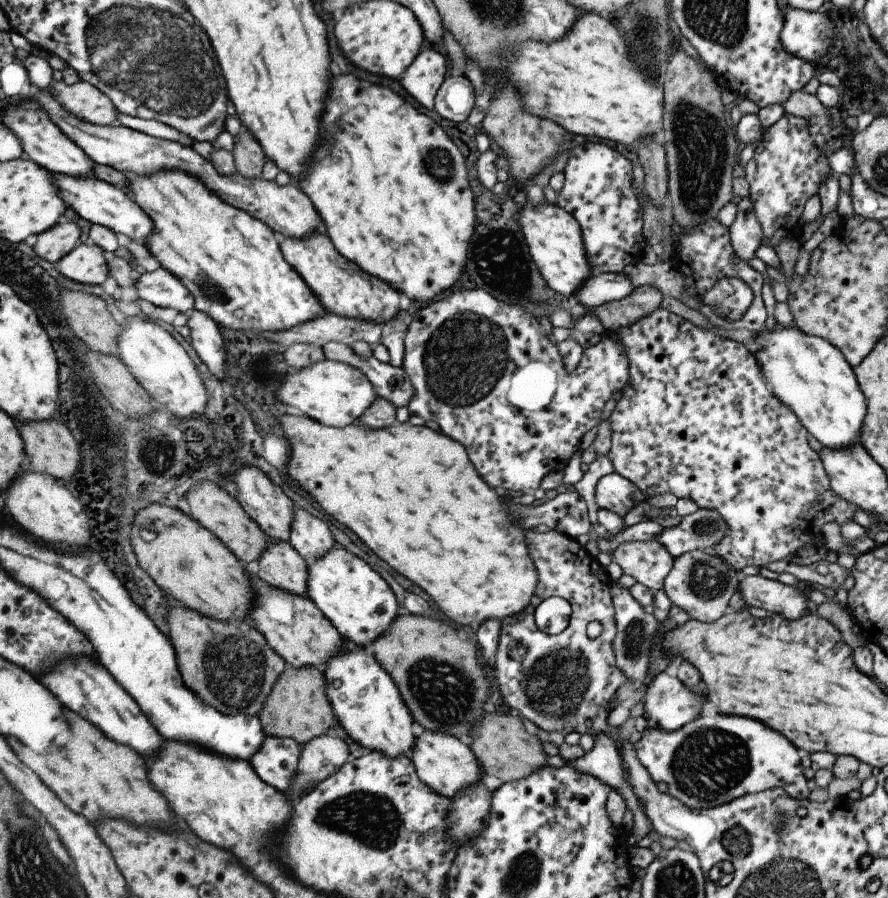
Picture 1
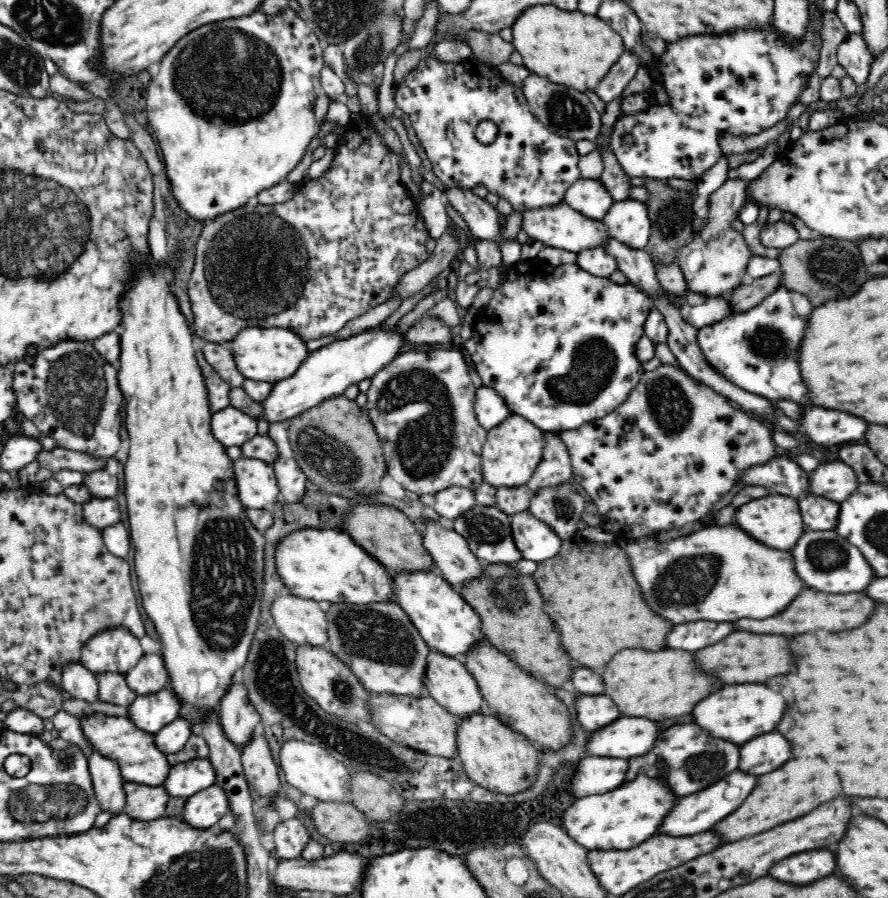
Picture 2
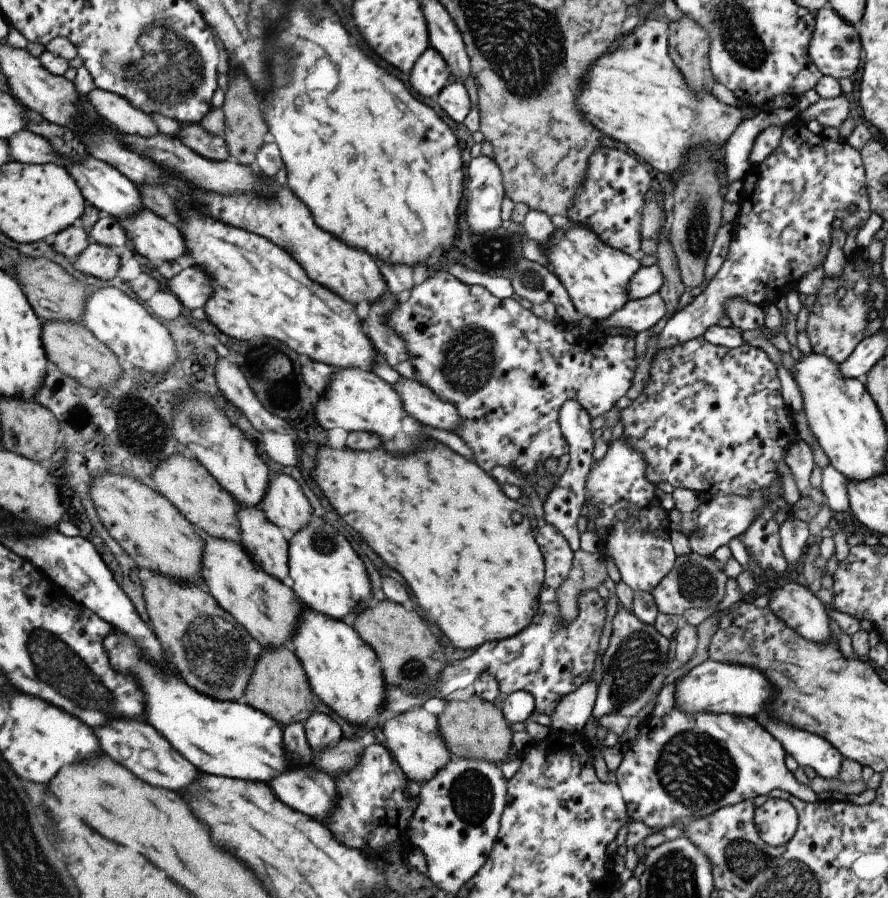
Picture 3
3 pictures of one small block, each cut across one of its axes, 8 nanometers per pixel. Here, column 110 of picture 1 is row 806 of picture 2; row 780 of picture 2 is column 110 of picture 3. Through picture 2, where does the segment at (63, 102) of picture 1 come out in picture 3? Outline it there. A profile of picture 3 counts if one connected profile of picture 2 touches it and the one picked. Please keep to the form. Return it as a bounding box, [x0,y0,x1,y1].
[85,87,160,137]

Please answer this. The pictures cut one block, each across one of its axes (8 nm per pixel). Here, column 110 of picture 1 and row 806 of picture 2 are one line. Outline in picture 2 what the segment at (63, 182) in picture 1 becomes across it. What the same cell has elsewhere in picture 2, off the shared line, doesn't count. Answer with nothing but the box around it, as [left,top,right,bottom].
[182,784,229,829]

